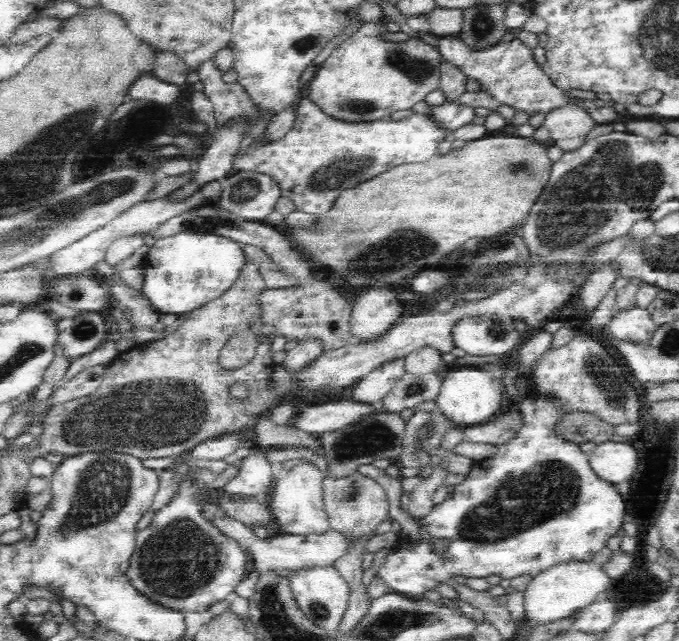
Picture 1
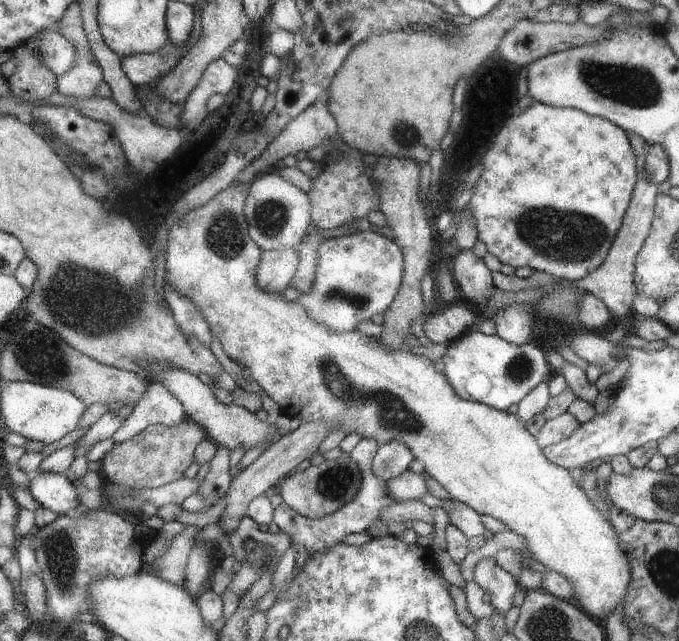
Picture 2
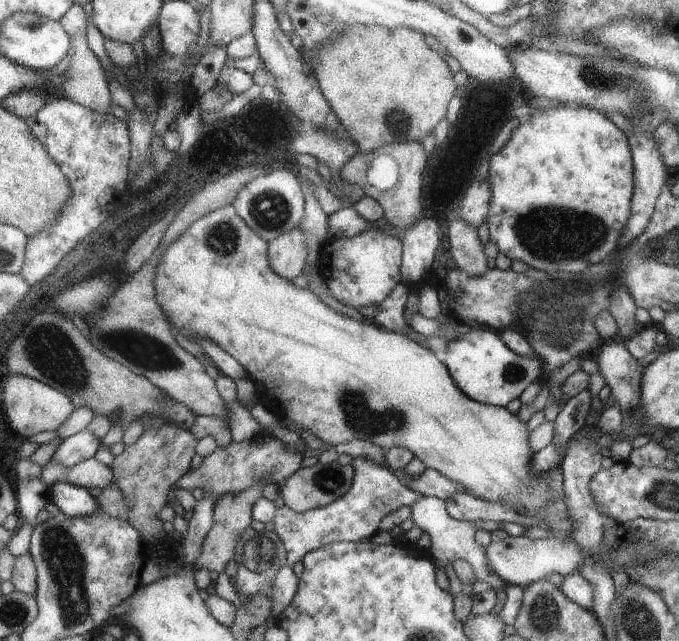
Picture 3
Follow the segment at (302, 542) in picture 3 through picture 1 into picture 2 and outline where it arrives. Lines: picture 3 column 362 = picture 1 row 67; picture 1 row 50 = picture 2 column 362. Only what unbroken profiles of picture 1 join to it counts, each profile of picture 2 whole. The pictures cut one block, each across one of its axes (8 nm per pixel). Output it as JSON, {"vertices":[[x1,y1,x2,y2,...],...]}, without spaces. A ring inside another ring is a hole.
{"vertices":[[360,438,355,447,347,453,348,457,359,467,360,483,355,494,339,508,317,518,299,514,284,502,274,510,273,522,278,525,279,530,290,536,292,544,297,546,295,552,301,552,301,548,306,548,310,553,324,551,341,543,348,534,365,533,377,522,381,510,399,501,388,493,385,481,380,481,372,475,371,459,377,446,378,444,373,439]]}

